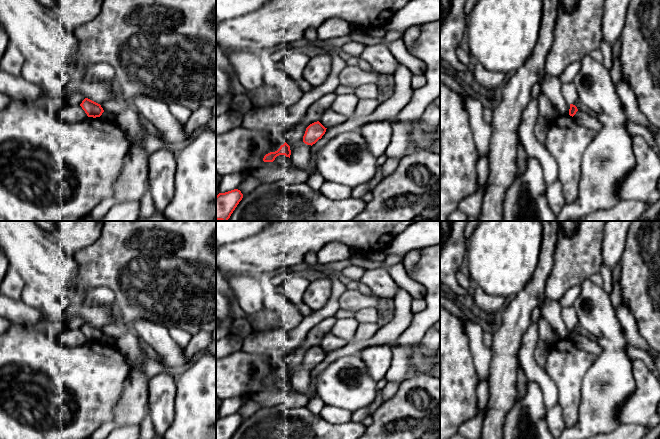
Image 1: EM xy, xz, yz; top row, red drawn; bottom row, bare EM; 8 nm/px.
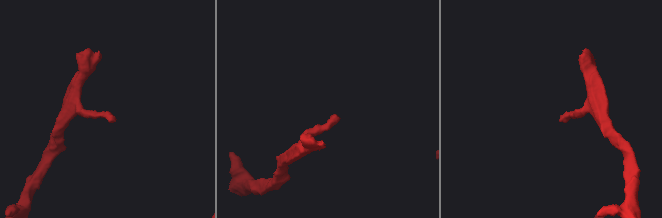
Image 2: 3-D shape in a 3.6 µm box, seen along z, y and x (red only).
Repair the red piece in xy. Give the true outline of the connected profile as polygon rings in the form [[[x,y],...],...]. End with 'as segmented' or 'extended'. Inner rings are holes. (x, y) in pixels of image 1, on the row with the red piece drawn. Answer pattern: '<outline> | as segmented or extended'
[[[85,98],[80,104],[80,106],[85,111],[88,117],[93,117],[93,118],[100,117],[104,112],[100,104],[88,98]]] | as segmented

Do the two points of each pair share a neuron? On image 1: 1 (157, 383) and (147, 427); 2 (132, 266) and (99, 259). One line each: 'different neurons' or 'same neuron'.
1: different neurons
2: same neuron

